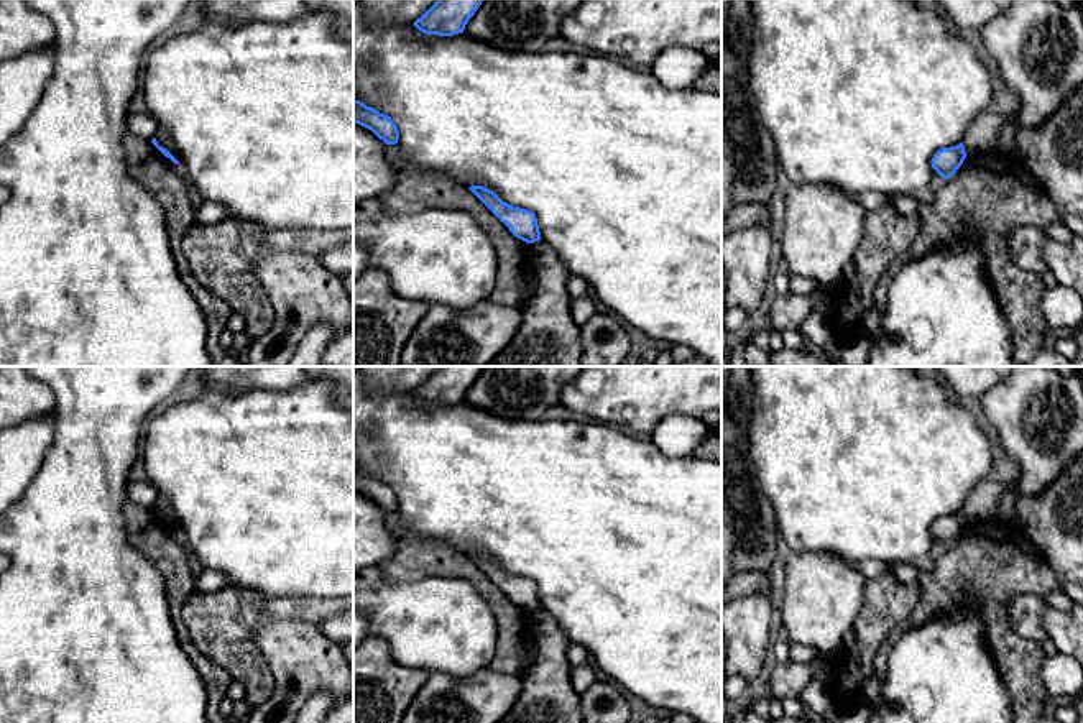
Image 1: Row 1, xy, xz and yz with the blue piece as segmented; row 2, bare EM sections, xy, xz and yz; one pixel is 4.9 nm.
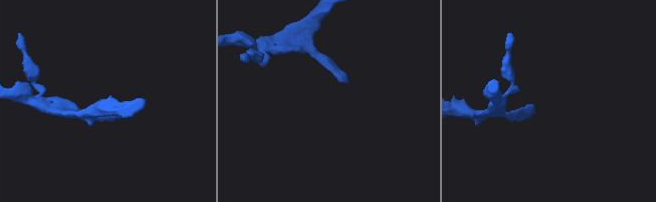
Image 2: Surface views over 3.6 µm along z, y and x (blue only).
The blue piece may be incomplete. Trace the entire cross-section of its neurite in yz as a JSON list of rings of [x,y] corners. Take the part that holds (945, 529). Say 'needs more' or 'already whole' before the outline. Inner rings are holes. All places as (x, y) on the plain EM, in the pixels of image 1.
already whole; [[[963,511],[938,518],[932,526],[932,536],[943,546],[952,546],[963,532],[966,519]]]

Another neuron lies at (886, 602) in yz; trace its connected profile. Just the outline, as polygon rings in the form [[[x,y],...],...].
[[[892,567],[876,578],[866,578],[863,606],[853,624],[855,646],[845,656],[830,661],[832,677],[827,688],[836,705],[863,700],[863,685],[874,672],[878,649],[917,603],[917,583],[901,583]]]

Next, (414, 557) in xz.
[[[398,513],[386,514],[386,526],[394,539],[394,554],[378,565],[383,582],[416,582],[427,577],[459,577],[470,582],[496,618],[496,654],[486,669],[524,675],[519,642],[532,639],[528,611],[516,606],[467,554],[440,541],[421,537],[404,526]]]

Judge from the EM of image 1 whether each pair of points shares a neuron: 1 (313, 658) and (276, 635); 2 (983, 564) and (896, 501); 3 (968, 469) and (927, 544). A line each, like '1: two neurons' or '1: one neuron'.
1: one neuron
2: two neurons
3: one neuron

